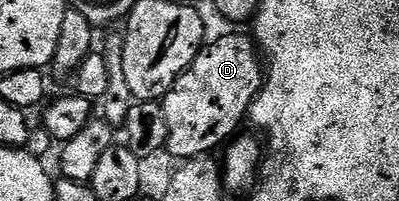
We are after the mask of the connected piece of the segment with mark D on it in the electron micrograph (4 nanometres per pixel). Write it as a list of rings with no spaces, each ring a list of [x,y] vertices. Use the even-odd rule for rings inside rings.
[[[226,34],[212,42],[203,45],[190,67],[161,99],[166,121],[164,150],[177,160],[201,158],[221,147],[222,138],[229,139],[235,133],[233,130],[249,115],[250,105],[262,91],[264,62],[253,37]]]

